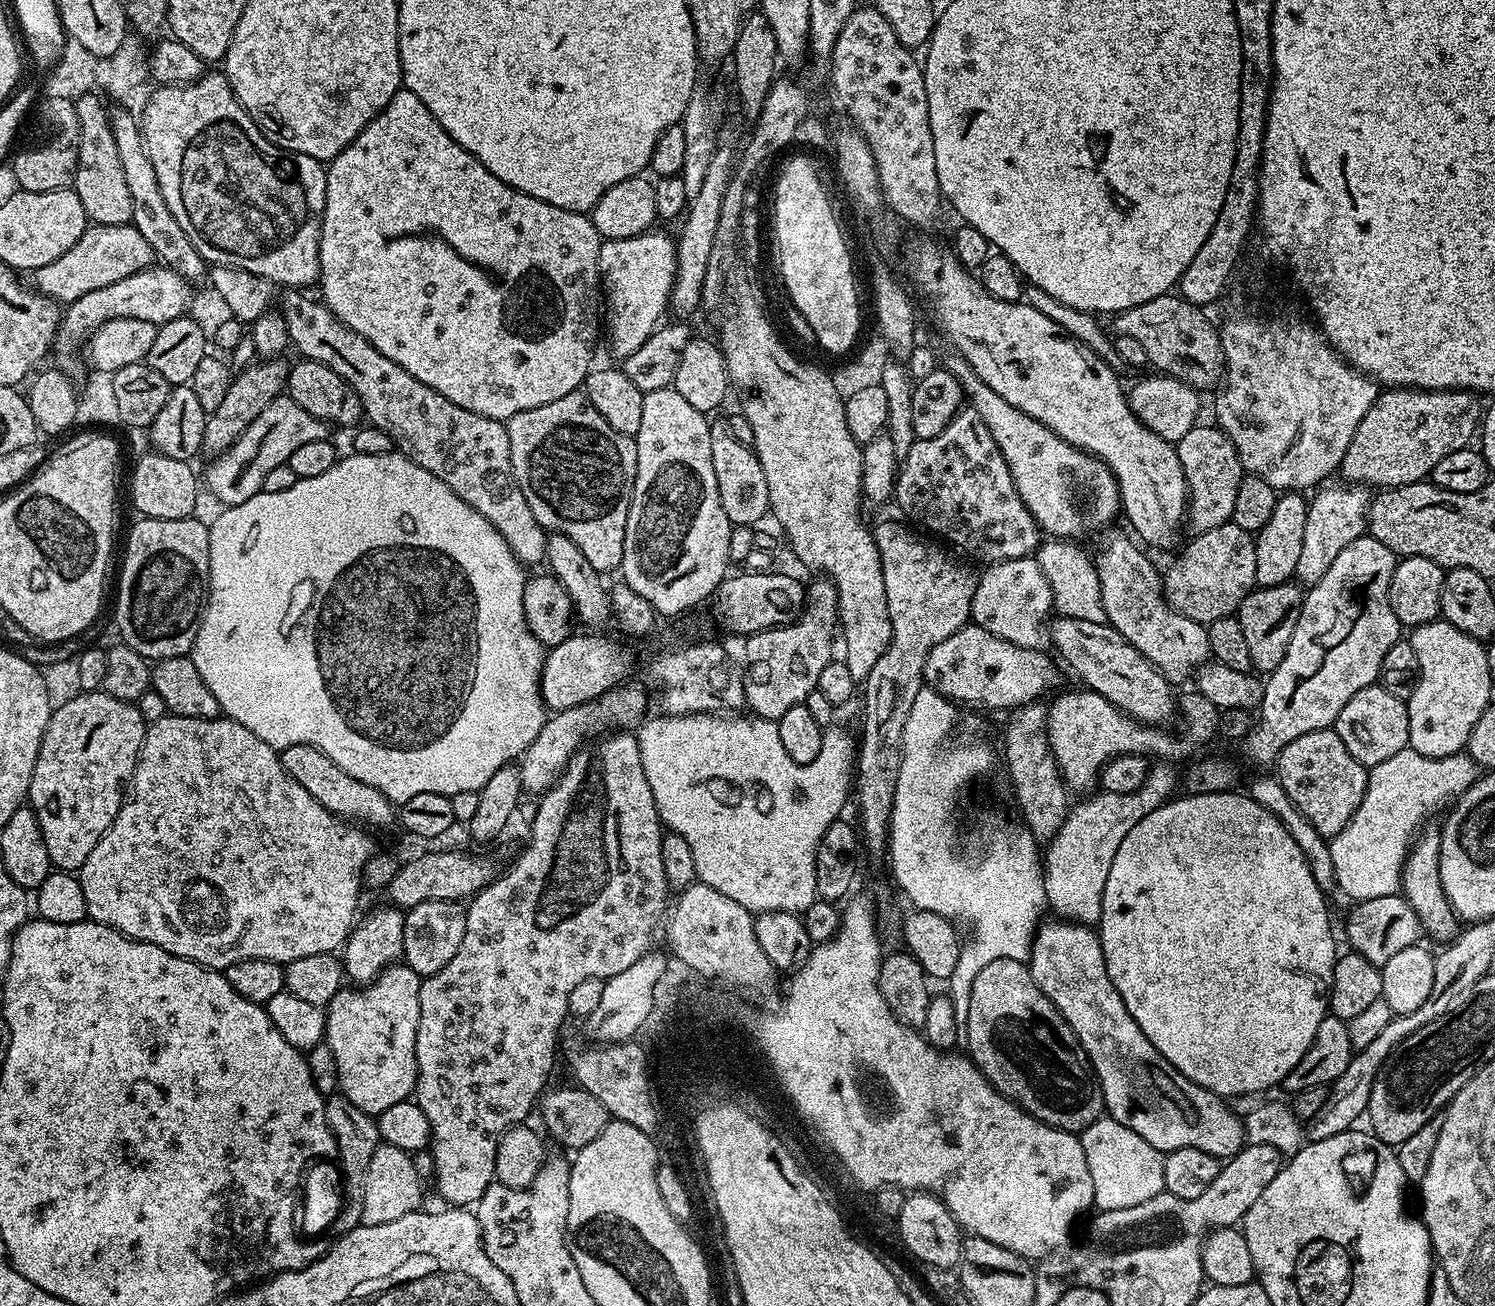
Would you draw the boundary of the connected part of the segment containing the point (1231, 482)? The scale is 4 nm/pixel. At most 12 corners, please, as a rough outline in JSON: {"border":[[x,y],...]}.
{"border":[[1220,427],[1175,443],[1193,533],[1231,521],[1246,475]]}

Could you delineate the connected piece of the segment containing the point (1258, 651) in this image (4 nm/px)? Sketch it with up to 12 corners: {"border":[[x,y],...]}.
{"border":[[1257,587],[1238,619],[1257,673],[1286,658],[1305,589]]}

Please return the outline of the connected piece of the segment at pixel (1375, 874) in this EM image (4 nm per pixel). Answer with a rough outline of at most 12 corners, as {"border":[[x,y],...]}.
{"border":[[1467,751],[1369,768],[1328,840],[1352,902],[1397,895],[1424,819],[1477,779]]}

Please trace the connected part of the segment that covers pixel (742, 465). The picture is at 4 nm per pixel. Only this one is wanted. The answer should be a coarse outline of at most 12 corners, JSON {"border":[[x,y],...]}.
{"border":[[727,423],[710,427],[718,498],[734,526],[769,515],[766,474]]}

